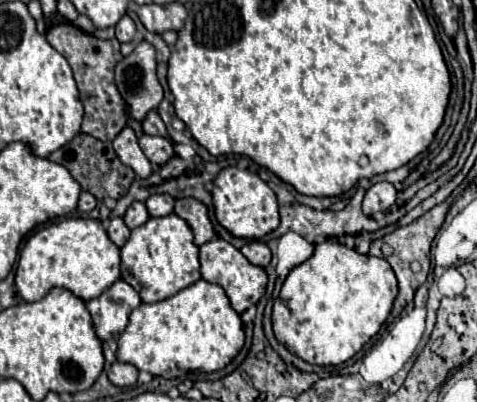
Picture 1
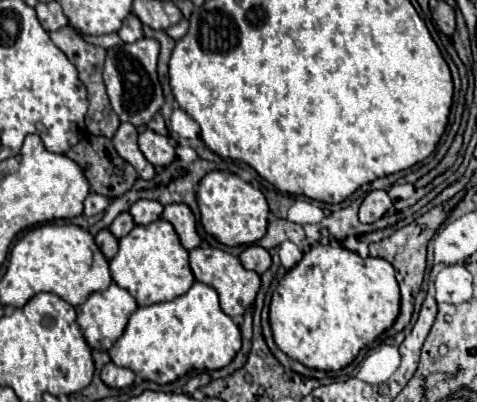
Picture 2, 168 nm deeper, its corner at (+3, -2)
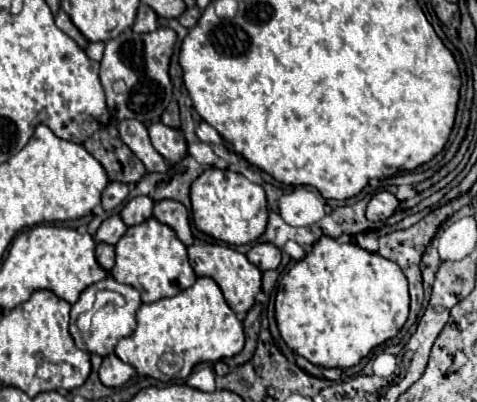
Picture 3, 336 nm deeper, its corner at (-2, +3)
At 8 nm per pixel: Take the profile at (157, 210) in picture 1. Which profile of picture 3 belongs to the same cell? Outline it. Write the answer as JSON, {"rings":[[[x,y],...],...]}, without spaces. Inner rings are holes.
{"rings":[[[134,197],[120,211],[120,219],[128,227],[138,225],[138,223],[142,223],[142,221],[146,221],[146,219],[152,217],[152,207],[154,207],[152,199],[148,199],[148,197]]]}

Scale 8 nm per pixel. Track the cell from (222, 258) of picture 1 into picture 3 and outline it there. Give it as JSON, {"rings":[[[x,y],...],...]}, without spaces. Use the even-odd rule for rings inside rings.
{"rings":[[[192,243],[188,247],[188,257],[190,257],[190,265],[194,269],[194,273],[198,277],[210,277],[218,283],[218,287],[224,293],[224,299],[228,303],[228,307],[236,313],[236,315],[244,315],[256,301],[256,295],[260,291],[260,283],[262,283],[262,273],[256,265],[252,265],[246,255],[230,249],[228,245],[218,245],[218,243]]]}

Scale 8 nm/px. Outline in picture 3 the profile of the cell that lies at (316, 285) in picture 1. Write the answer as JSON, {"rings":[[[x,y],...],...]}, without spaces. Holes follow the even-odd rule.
{"rings":[[[320,237],[312,249],[282,279],[276,293],[276,321],[286,345],[320,367],[354,367],[374,347],[396,337],[408,317],[408,281],[400,267],[378,253],[370,253],[354,243],[338,243]]]}

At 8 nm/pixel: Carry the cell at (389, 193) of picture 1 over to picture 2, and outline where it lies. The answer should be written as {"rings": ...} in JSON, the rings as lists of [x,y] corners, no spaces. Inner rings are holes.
{"rings":[[[373,190],[365,196],[365,200],[361,202],[361,208],[359,208],[359,220],[363,224],[371,224],[375,220],[379,220],[389,208],[393,206],[391,198],[387,196],[385,190]]]}

